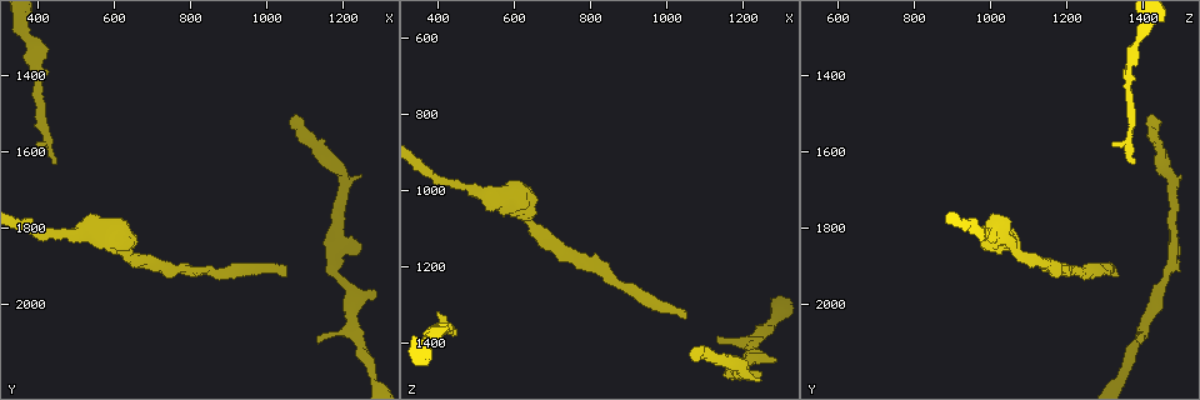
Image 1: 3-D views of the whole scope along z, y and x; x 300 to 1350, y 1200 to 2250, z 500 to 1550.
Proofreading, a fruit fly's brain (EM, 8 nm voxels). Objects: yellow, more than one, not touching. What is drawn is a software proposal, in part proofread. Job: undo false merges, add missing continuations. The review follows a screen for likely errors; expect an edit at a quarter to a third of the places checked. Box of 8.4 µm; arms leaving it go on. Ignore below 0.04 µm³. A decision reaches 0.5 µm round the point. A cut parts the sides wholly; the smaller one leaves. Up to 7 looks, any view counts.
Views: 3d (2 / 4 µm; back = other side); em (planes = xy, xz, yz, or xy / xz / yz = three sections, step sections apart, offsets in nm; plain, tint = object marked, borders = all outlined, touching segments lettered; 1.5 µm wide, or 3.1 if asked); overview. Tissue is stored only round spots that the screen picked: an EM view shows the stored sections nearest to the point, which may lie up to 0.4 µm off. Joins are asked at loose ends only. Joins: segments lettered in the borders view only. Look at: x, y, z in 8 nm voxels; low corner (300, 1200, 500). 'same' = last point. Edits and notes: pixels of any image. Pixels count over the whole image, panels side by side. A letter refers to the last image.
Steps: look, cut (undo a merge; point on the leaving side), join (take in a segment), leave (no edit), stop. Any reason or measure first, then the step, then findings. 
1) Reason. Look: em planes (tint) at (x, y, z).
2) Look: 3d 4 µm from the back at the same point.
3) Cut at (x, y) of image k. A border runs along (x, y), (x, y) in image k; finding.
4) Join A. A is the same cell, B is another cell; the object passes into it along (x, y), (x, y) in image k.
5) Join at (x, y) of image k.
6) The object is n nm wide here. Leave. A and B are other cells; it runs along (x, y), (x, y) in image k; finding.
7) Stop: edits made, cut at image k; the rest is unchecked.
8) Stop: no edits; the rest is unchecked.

Branch stops here. Look: 3d 2 µm at (1080, 1510, 1420).

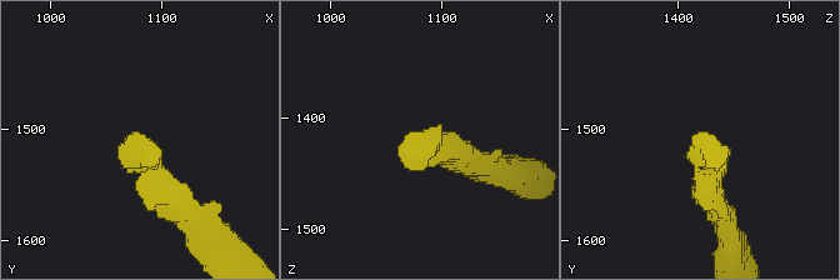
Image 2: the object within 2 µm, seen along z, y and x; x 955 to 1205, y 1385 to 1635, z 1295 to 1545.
Look: em xz step 4 (tint) at (1076, 1504, 1416).

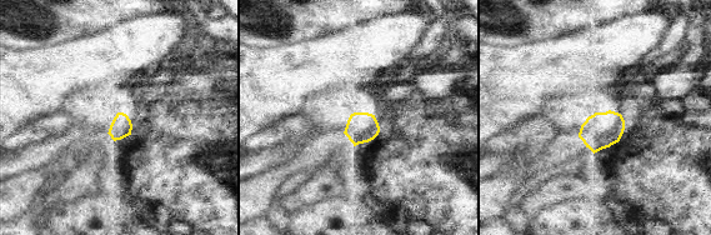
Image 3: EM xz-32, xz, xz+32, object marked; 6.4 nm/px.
Cut it another way. Look: em planes (borders) at the same point.

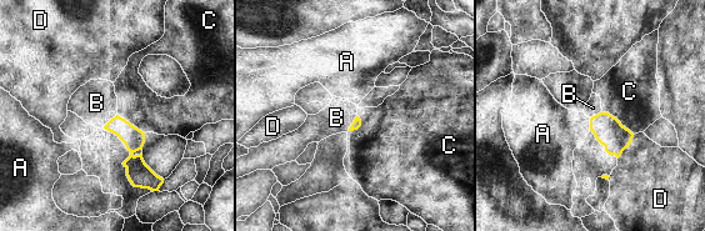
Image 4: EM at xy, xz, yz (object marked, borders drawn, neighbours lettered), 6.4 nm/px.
Leave. A, B, C and D are other cells; a border runs along (356, 115), (348, 130) in image 4; none of them fits.

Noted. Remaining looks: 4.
Free end. Look: em planes (borders) at (1225, 1825, 1480).

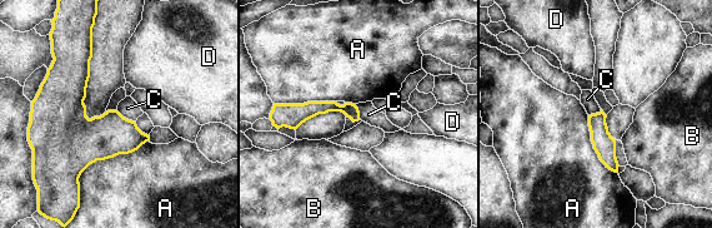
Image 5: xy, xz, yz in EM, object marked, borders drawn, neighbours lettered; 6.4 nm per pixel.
Leave. A, B, C and D are other cells; a border runs along (116, 110), (134, 122) in image 5; none of them fits.

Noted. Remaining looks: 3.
End of a long branch. Look: em xz step 4 (borders) at (1050, 1930, 1345).

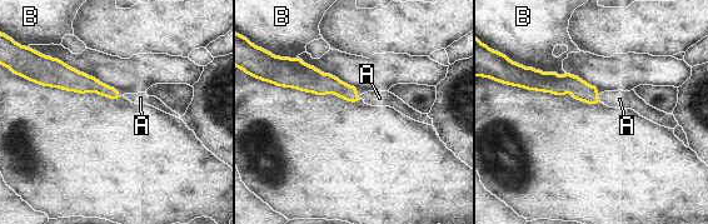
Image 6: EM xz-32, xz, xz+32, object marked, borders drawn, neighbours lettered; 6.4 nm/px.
Another direction. Look: em planes (borders) at the same point.

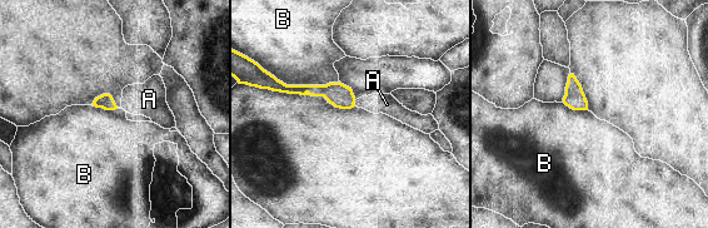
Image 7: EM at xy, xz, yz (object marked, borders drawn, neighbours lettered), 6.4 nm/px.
Join A. A is the same cell, B is another cell; the object passes into it along (338, 94), (354, 102), (387, 104) in image 7; it goes on there.

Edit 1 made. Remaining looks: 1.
Stop: edits made, join at image 7; the rest is unchecked.

